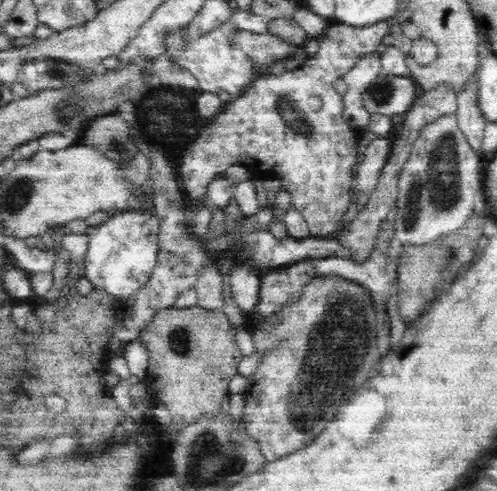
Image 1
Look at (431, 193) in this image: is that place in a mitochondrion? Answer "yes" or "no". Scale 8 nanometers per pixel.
yes

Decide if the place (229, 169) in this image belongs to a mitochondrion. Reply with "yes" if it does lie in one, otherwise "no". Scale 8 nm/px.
no

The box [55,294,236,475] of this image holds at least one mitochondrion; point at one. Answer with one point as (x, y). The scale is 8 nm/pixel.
(179, 339)

